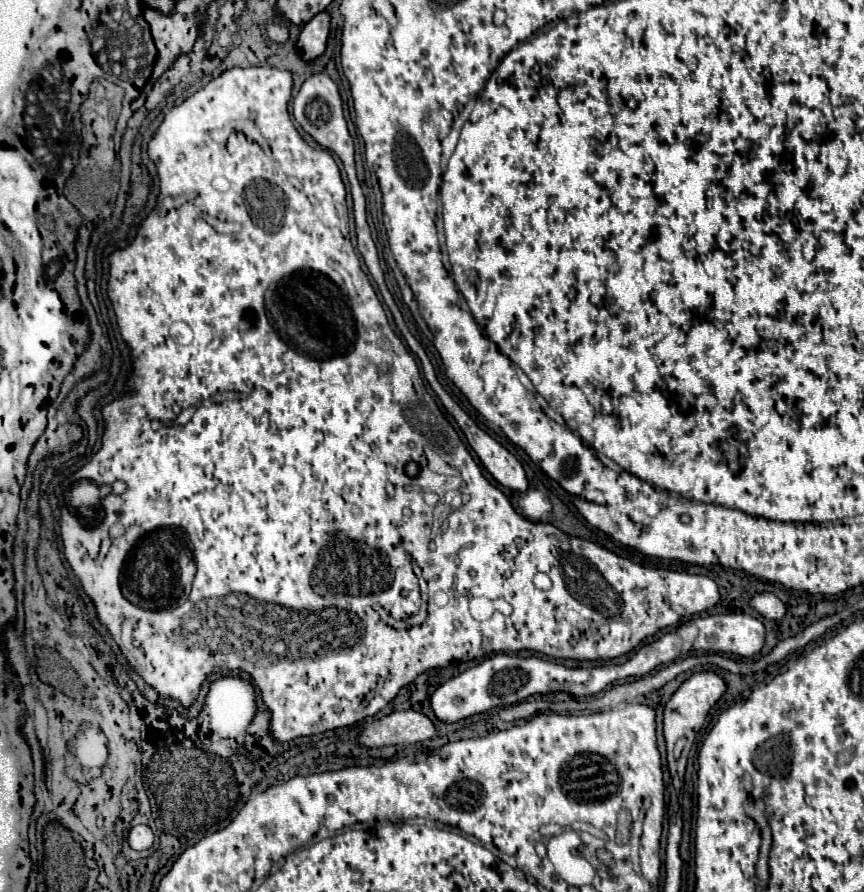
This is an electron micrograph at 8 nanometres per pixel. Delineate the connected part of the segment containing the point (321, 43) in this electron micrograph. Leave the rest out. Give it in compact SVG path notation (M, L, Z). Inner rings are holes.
M321 12L321 14L313 16L301 28L301 34L299 34L299 40L297 40L297 48L301 52L301 58L305 62L311 62L317 56L321 56L325 52L327 36L329 36L329 14Z

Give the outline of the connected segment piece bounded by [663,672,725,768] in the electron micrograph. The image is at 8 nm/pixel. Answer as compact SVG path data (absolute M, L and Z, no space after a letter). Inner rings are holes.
M699 672L699 674L693 674L689 680L685 680L681 684L681 688L669 698L669 702L665 704L665 710L663 710L663 736L665 736L669 768L671 768L671 760L679 760L675 758L673 753L675 742L679 738L686 738L687 742L683 750L687 750L688 758L699 728L703 726L709 710L723 696L723 692L725 692L725 682L717 674L713 674L713 672Z

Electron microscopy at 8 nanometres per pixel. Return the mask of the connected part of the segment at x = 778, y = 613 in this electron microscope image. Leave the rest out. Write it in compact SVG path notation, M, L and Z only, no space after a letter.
M765 592L765 594L755 594L751 598L751 606L763 614L765 618L771 618L771 620L777 620L785 614L785 604L771 592Z

